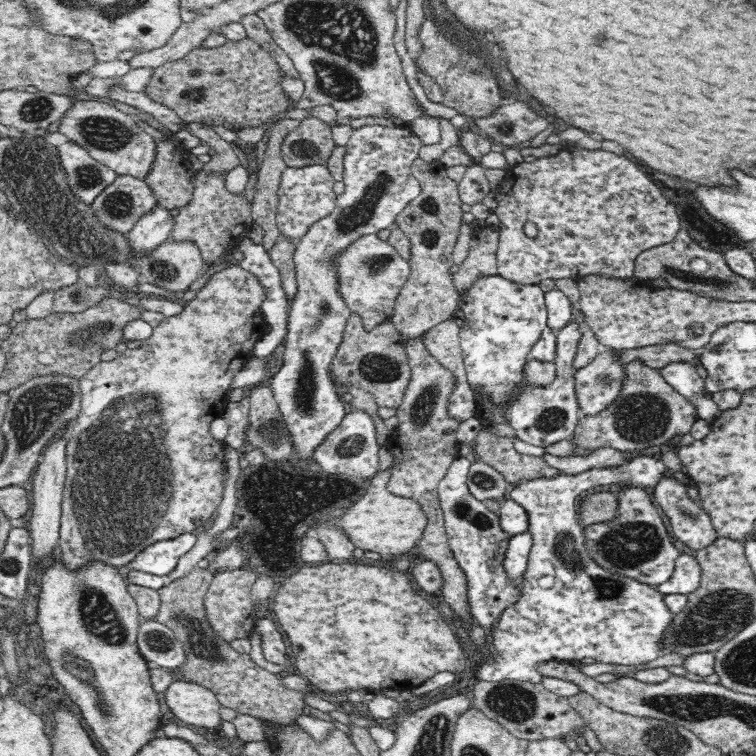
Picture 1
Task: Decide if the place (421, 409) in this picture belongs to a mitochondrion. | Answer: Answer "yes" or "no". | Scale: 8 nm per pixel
yes

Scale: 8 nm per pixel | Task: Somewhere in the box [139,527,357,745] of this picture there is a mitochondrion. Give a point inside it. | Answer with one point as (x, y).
(202, 644)

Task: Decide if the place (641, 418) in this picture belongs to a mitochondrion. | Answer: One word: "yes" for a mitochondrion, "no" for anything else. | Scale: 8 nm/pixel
yes

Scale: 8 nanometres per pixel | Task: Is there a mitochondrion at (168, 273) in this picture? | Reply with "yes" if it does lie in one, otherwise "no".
yes

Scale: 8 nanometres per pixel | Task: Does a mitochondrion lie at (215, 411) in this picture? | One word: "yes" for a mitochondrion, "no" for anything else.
no

